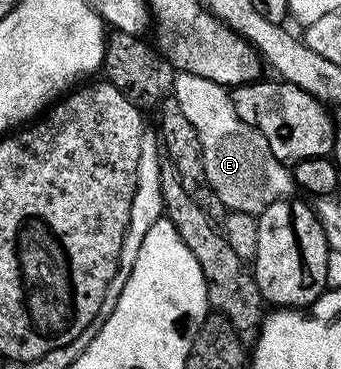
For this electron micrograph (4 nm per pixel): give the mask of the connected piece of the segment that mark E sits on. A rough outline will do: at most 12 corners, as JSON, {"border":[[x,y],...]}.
{"border":[[177,71],[209,188],[260,215],[292,196],[290,168],[235,113],[229,91]]}

